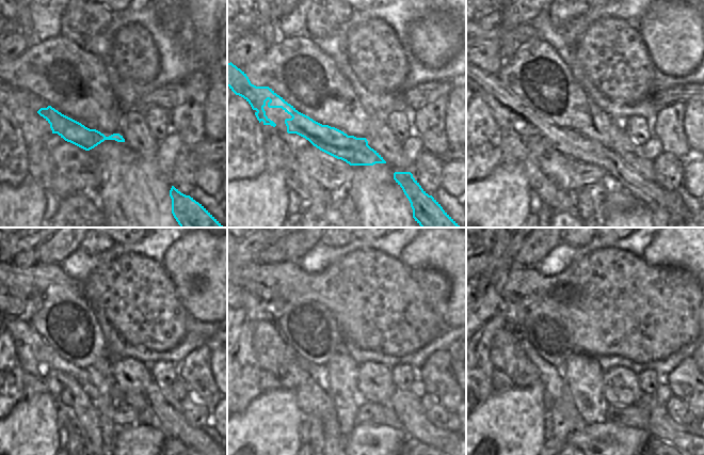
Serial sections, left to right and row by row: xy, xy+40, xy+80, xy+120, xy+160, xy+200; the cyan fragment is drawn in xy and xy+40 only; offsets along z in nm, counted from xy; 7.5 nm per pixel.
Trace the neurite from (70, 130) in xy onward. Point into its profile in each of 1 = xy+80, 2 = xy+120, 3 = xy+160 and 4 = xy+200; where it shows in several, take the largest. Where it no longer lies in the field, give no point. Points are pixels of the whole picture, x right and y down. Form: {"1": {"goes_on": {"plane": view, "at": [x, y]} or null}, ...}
{"1": {"goes_on": {"plane": "xy+80", "at": [570, 142]}}, "2": {"goes_on": {"plane": "xy+120", "at": [19, 330]}}, "3": {"goes_on": {"plane": "xy+160", "at": [262, 328]}}, "4": {"goes_on": {"plane": "xy+200", "at": [510, 366]}}}

